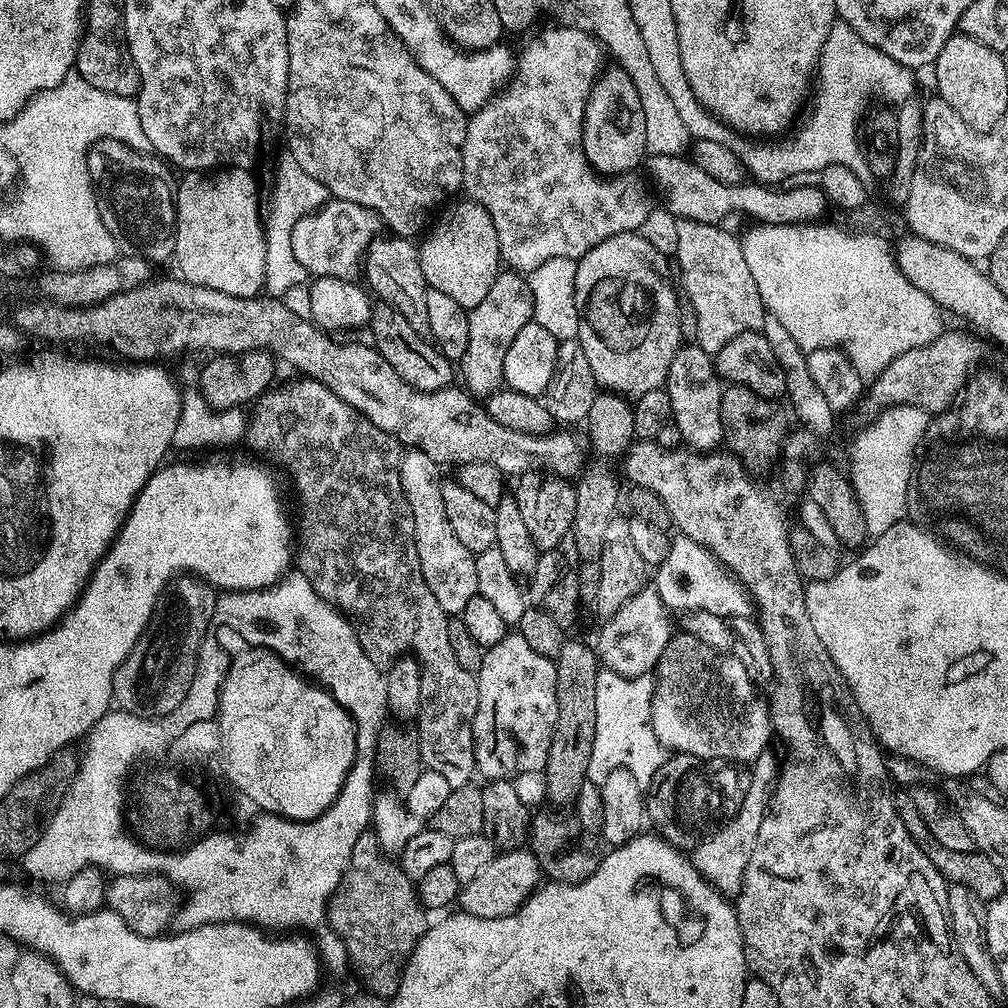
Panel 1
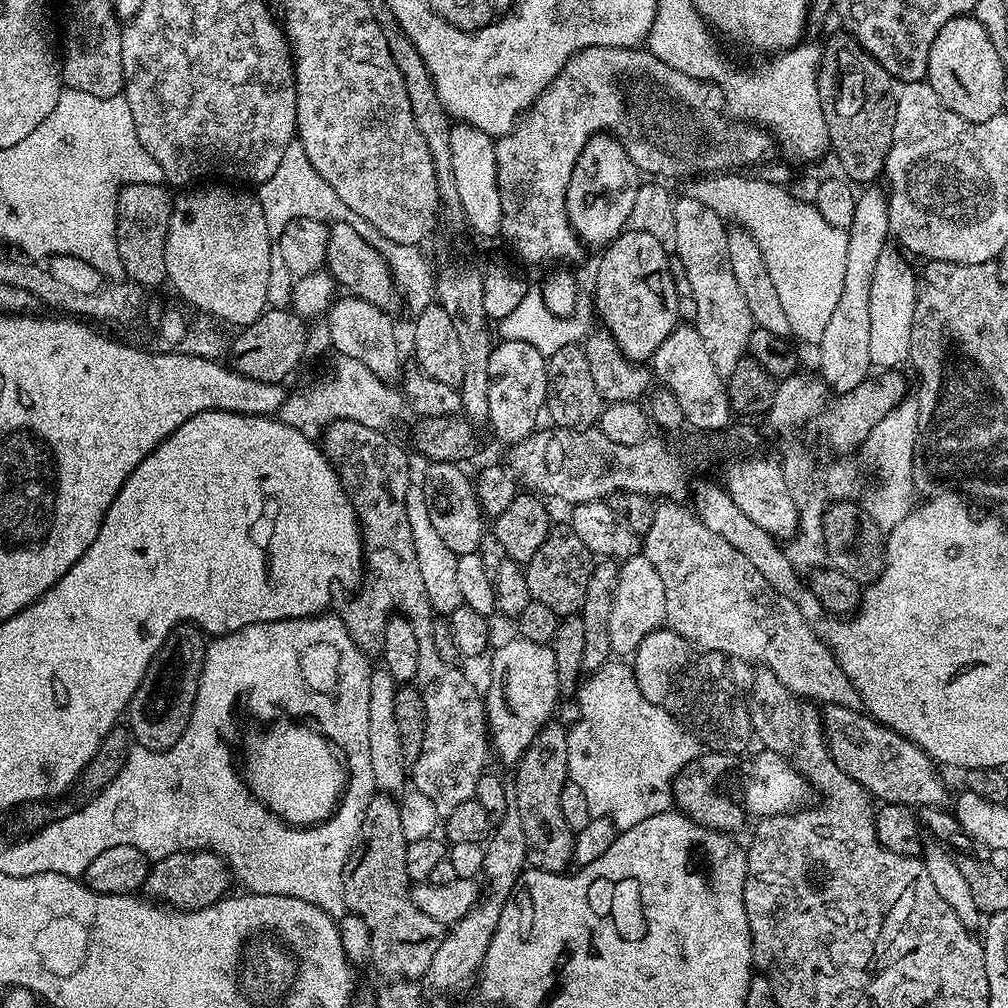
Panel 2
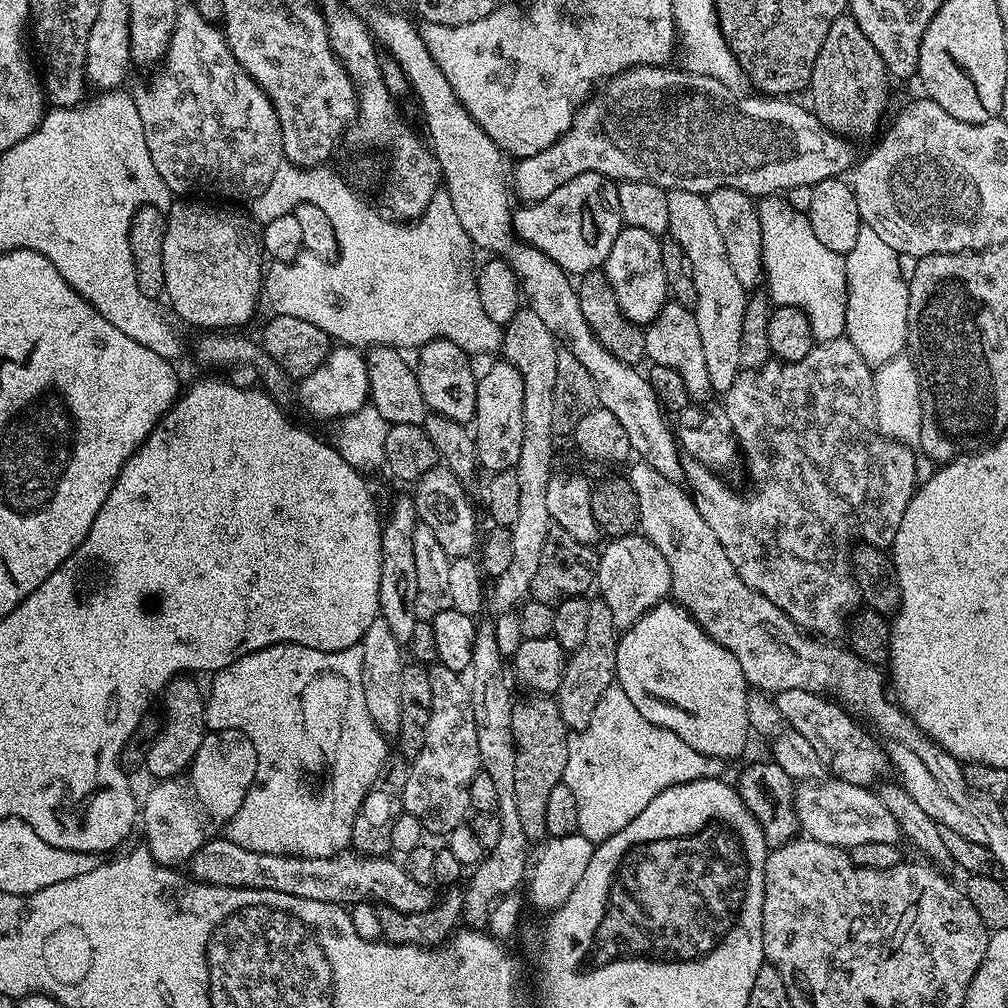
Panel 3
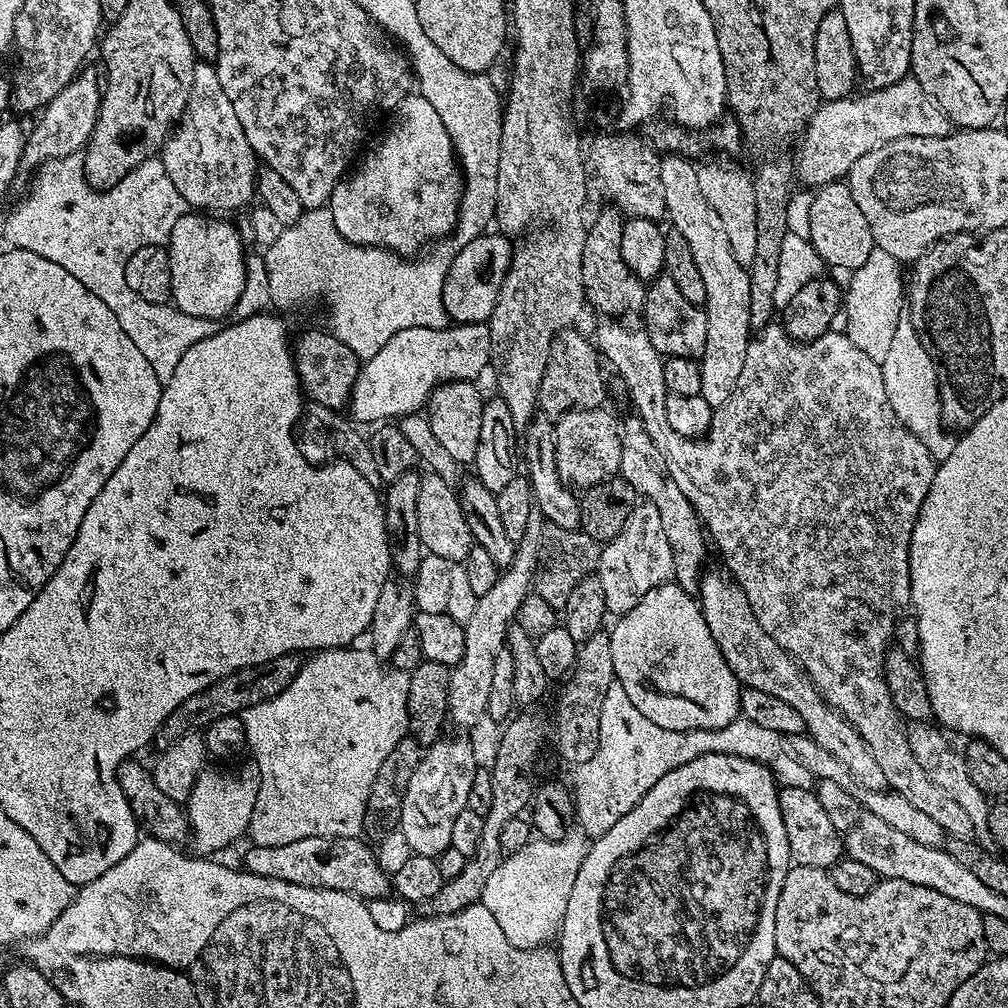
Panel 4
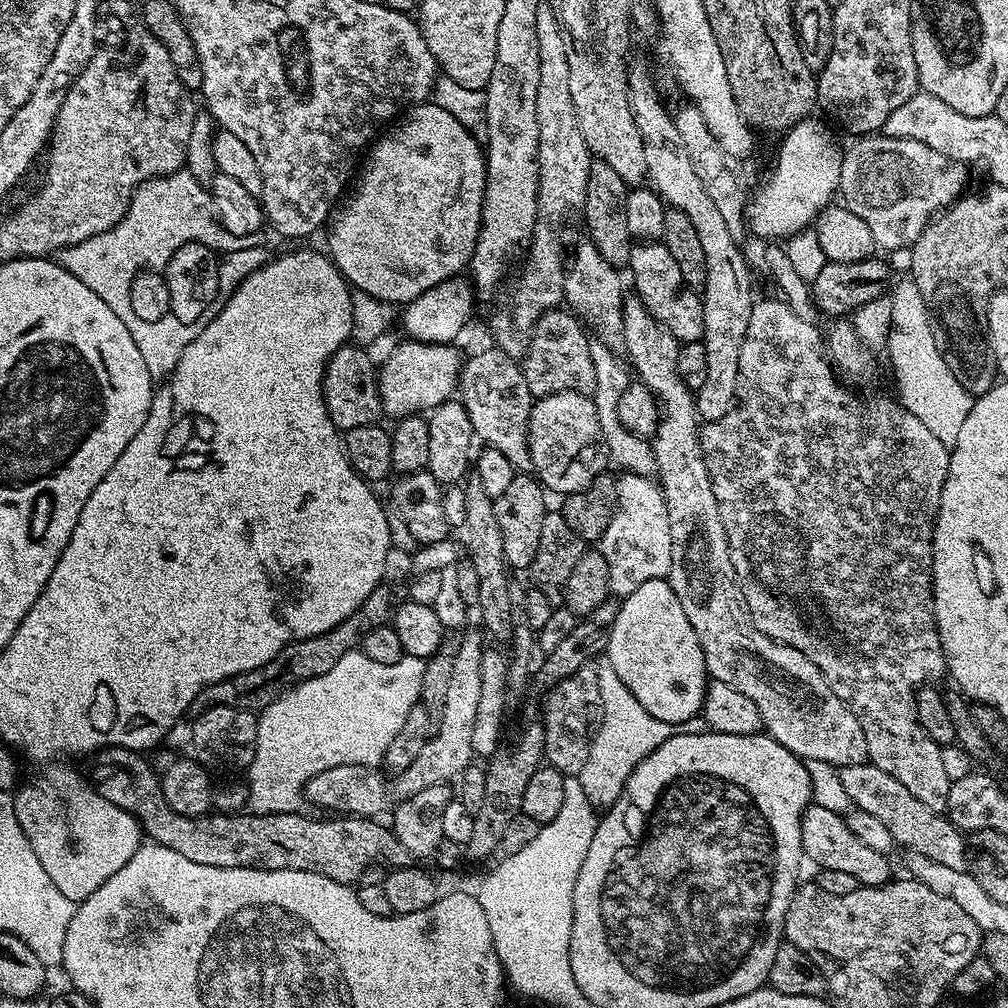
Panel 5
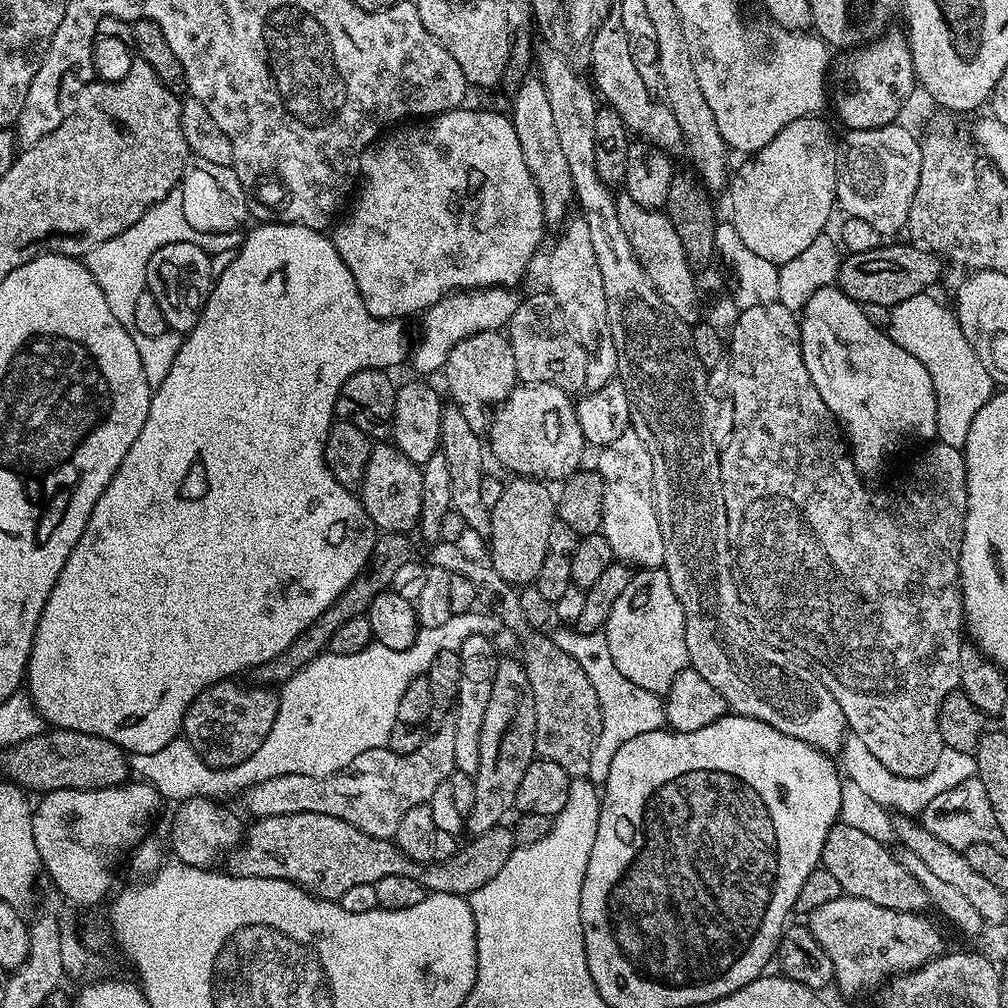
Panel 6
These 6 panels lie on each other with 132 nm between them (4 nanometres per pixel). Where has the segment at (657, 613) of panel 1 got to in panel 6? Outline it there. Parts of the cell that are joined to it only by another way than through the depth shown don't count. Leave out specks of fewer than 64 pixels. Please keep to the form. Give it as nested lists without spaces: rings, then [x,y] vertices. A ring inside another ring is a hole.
[[[625,430],[618,438],[603,445],[599,452],[600,457],[594,468],[604,483],[602,535],[606,542],[610,542],[613,557],[640,570],[661,567],[664,562],[664,543],[652,493],[654,466],[650,466],[650,450],[646,450],[636,432]]]

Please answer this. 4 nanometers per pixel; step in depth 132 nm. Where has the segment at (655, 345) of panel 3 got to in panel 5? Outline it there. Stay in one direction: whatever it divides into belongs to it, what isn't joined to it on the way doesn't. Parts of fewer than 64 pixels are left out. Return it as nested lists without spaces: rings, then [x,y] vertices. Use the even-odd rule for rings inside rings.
[[[663,242],[633,243],[632,253],[627,267],[632,268],[632,284],[635,295],[650,310],[652,317],[668,330],[681,344],[703,340],[704,338],[704,302],[697,289],[690,288],[682,278],[682,270],[674,263],[670,250]]]

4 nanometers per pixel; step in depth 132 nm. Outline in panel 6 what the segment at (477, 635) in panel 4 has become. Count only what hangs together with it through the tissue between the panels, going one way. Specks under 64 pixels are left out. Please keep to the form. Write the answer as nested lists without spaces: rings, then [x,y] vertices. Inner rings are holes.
[[[450,722],[433,731],[427,740],[410,754],[398,754],[385,746],[358,754],[350,766],[330,776],[282,774],[266,782],[258,782],[243,793],[244,808],[252,818],[282,814],[330,814],[342,818],[350,826],[379,840],[392,840],[406,810],[427,804],[434,790],[442,786],[456,771],[454,762],[454,726]]]

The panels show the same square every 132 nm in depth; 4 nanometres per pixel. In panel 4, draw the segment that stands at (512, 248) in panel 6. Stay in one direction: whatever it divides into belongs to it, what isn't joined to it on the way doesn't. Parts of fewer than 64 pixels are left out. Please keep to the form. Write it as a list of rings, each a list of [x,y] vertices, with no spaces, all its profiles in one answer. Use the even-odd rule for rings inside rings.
[[[405,96],[404,101],[394,109],[392,118],[392,125],[385,130],[384,137],[369,150],[360,172],[353,176],[345,175],[338,181],[326,207],[342,238],[346,238],[351,244],[362,244],[366,248],[387,248],[398,256],[412,258],[433,242],[453,235],[456,213],[460,211],[462,173],[450,134],[446,134],[442,118],[438,118],[434,106],[430,106],[424,96]]]

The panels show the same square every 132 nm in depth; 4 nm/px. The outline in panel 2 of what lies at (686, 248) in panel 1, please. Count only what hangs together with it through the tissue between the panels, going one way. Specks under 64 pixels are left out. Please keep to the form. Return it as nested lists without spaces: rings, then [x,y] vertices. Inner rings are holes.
[[[681,195],[673,199],[672,205],[676,239],[674,255],[682,262],[682,266],[686,266],[686,278],[690,278],[690,290],[694,290],[694,326],[698,334],[702,334],[702,342],[714,362],[714,370],[727,378],[730,370],[734,370],[734,366],[738,366],[740,359],[747,353],[754,325],[750,306],[746,306],[746,298],[742,298],[734,270],[730,270],[726,254],[726,221],[723,216],[710,210],[710,206],[702,206],[702,202],[689,196]]]

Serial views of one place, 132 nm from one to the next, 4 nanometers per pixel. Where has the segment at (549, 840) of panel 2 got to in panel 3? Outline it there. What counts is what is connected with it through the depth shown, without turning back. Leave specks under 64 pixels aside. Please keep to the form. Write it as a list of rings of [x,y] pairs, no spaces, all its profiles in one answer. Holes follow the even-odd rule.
[[[528,694],[524,701],[512,709],[512,729],[516,753],[514,754],[514,798],[518,802],[518,818],[530,842],[543,841],[546,830],[546,801],[554,786],[564,779],[570,730],[564,725],[560,705],[551,695]]]

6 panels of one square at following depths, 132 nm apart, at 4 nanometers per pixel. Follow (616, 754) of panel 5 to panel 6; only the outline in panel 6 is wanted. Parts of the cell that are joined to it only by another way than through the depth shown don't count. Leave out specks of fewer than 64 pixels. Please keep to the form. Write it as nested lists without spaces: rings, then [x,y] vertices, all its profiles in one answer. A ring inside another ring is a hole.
[[[568,626],[557,629],[557,632],[551,633],[552,641],[566,654],[570,654],[570,658],[574,658],[574,662],[578,662],[582,670],[586,670],[586,678],[590,678],[590,686],[594,686],[594,694],[598,694],[602,730],[590,750],[587,779],[602,786],[610,774],[610,762],[622,745],[630,742],[630,738],[638,738],[638,734],[658,732],[665,727],[664,701],[657,693],[642,690],[642,686],[634,686],[630,678],[622,678],[622,674],[618,674],[618,666],[614,666],[614,658],[610,658],[610,650],[599,639],[584,636]]]

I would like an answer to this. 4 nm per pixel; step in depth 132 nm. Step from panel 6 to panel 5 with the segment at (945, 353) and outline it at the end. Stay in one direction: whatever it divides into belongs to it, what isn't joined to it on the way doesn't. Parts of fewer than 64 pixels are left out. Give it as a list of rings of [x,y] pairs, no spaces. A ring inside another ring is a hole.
[[[904,278],[894,288],[895,284],[891,289],[893,292],[890,292],[892,325],[888,331],[886,353],[892,359],[892,372],[896,375],[895,395],[900,405],[914,414],[918,422],[923,422],[938,442],[951,446],[958,442],[962,422],[966,422],[966,414],[970,414],[974,397],[964,389],[962,382],[958,382],[958,378],[954,378],[954,370],[946,366],[946,358],[942,358],[938,342],[934,342],[932,320],[916,283]]]

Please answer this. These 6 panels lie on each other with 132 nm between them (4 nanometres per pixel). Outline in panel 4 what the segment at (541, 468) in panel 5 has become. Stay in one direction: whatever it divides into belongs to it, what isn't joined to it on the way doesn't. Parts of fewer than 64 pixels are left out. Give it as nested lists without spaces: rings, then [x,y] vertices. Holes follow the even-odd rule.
[[[574,408],[554,424],[556,472],[565,484],[576,490],[587,490],[617,475],[622,462],[621,425],[610,413],[599,408]]]

